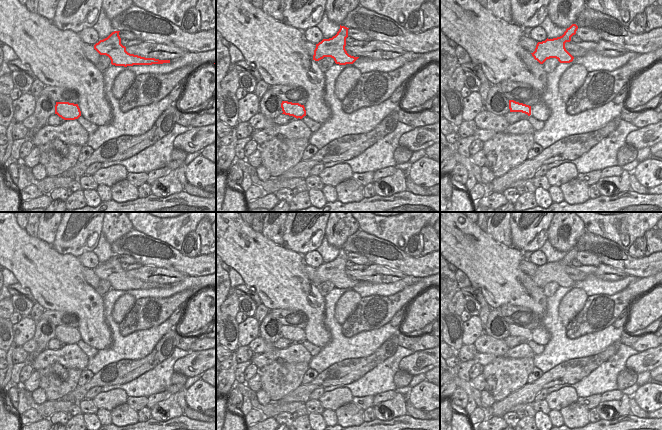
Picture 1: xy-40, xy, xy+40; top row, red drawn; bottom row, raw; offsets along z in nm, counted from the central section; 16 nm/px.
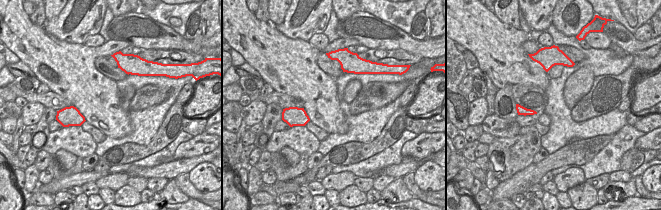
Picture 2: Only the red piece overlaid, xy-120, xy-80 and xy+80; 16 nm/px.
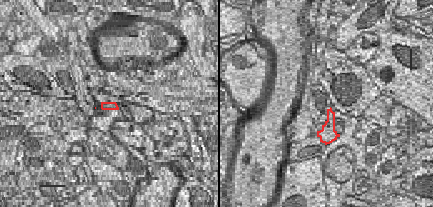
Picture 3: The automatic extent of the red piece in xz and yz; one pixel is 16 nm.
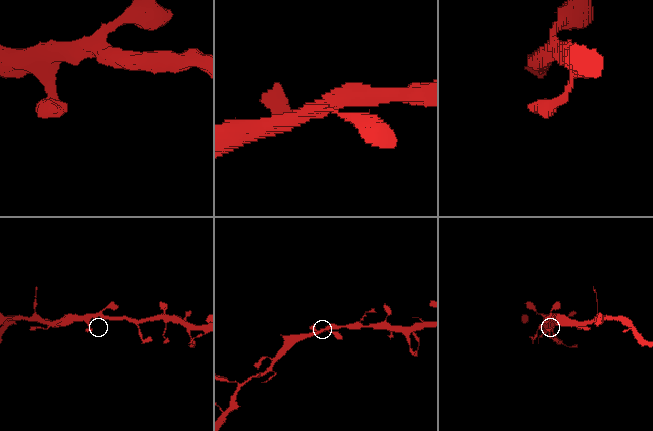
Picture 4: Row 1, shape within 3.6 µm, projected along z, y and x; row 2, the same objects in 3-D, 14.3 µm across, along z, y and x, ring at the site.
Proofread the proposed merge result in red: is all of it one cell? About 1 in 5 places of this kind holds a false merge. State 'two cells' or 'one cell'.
one cell

